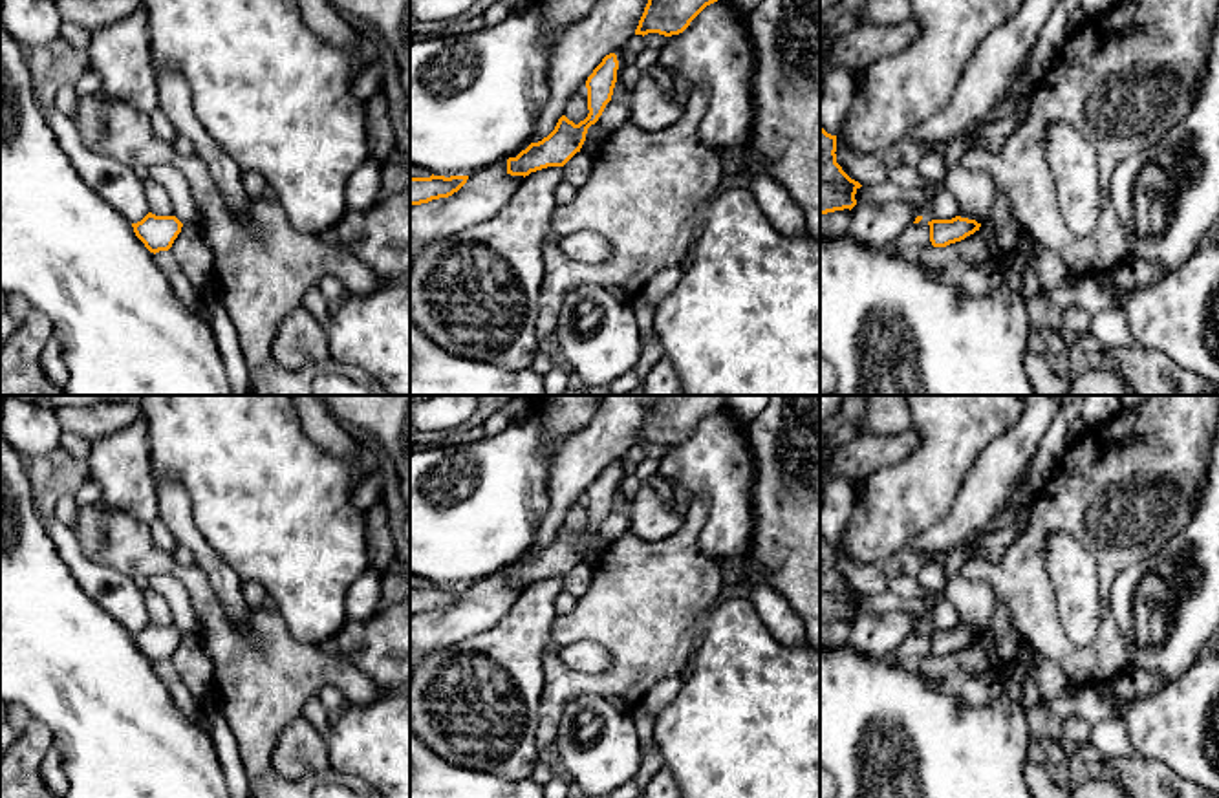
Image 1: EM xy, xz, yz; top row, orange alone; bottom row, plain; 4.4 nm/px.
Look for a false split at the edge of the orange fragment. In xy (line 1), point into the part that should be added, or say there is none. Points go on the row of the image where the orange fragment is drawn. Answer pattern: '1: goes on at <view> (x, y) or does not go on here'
1: does not go on here

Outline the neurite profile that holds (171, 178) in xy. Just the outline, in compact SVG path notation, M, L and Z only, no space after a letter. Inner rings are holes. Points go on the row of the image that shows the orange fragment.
M156 165L148 168L148 178L156 179L170 196L174 212L183 225L194 223L198 205L183 172L172 165Z

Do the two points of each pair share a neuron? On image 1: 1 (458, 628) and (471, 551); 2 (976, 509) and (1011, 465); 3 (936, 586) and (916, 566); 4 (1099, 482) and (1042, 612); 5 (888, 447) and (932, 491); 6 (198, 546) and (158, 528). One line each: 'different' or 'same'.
1: different
2: same
3: same
4: same
5: different
6: different

